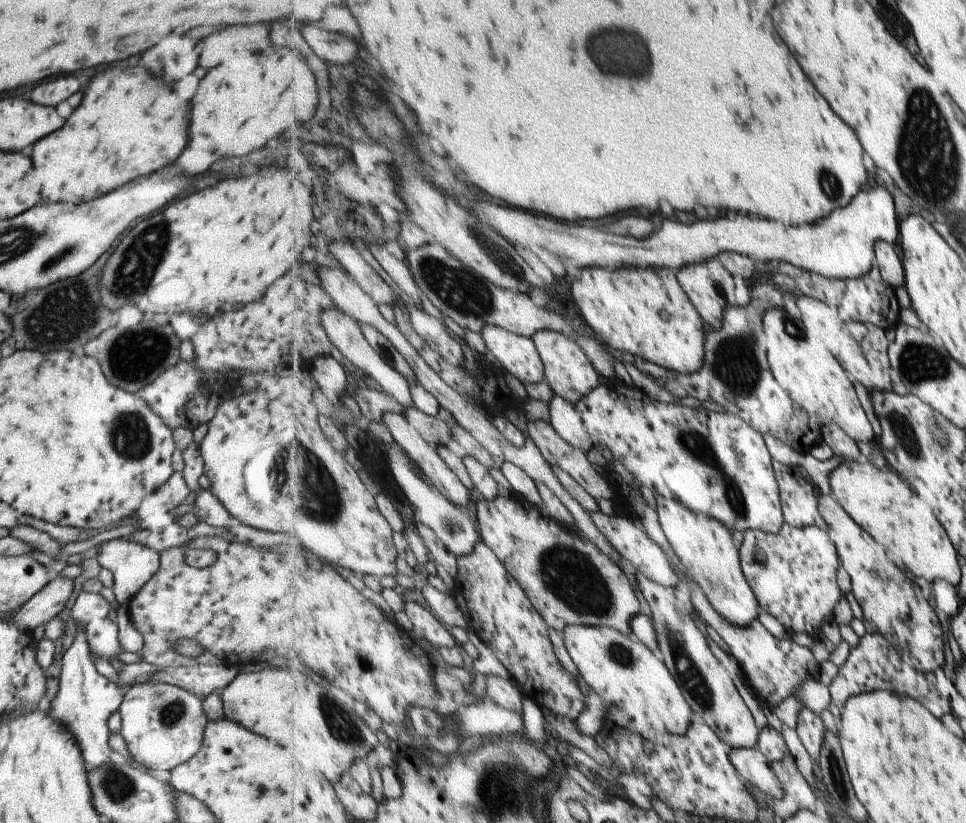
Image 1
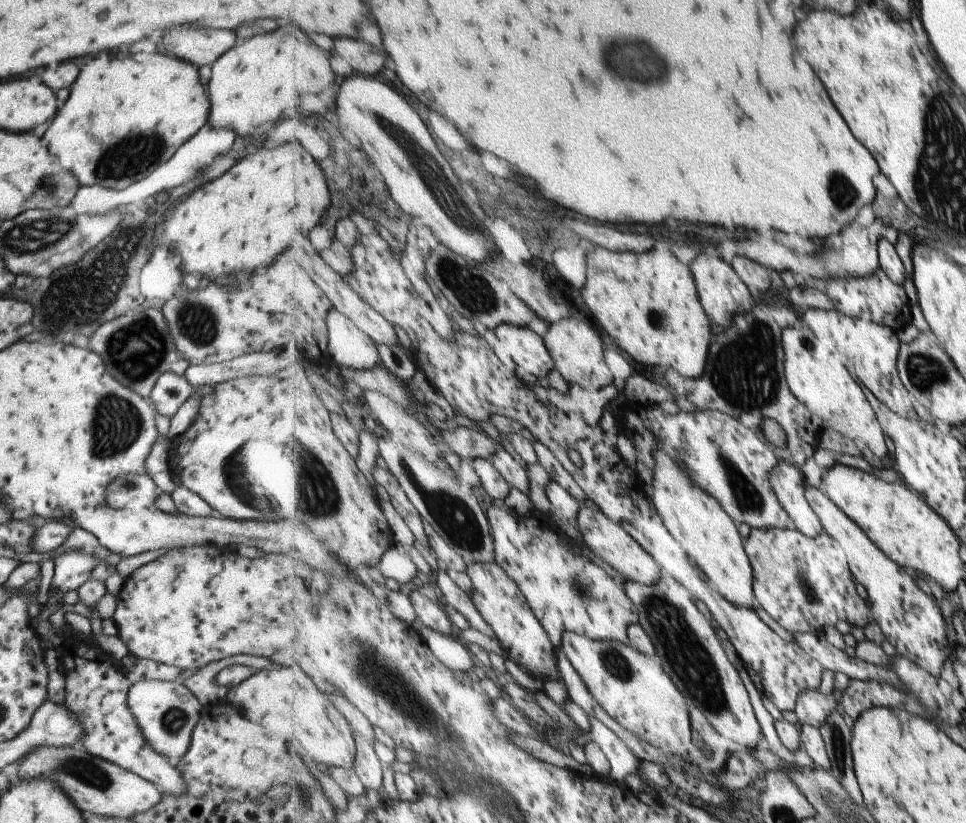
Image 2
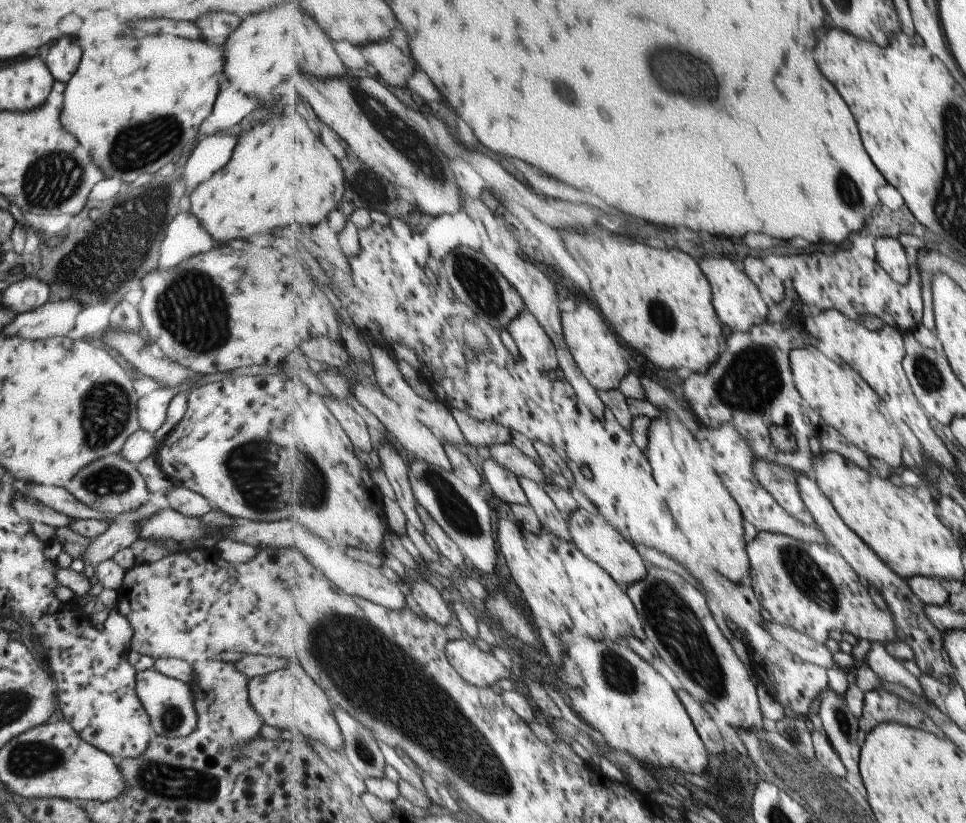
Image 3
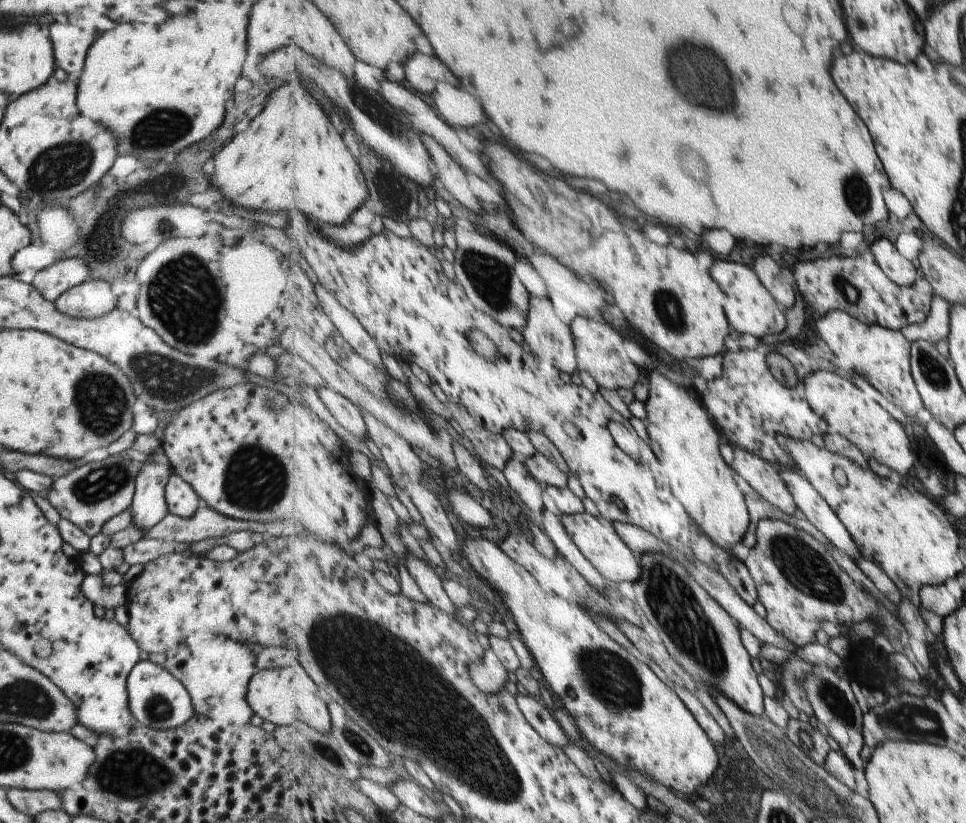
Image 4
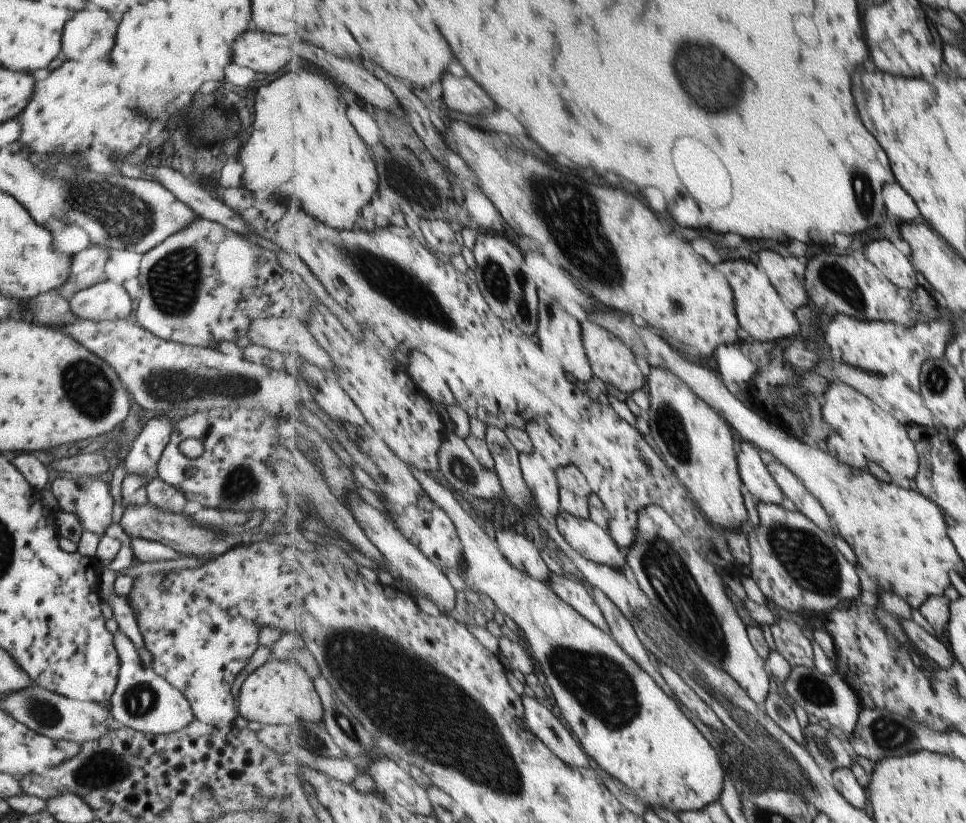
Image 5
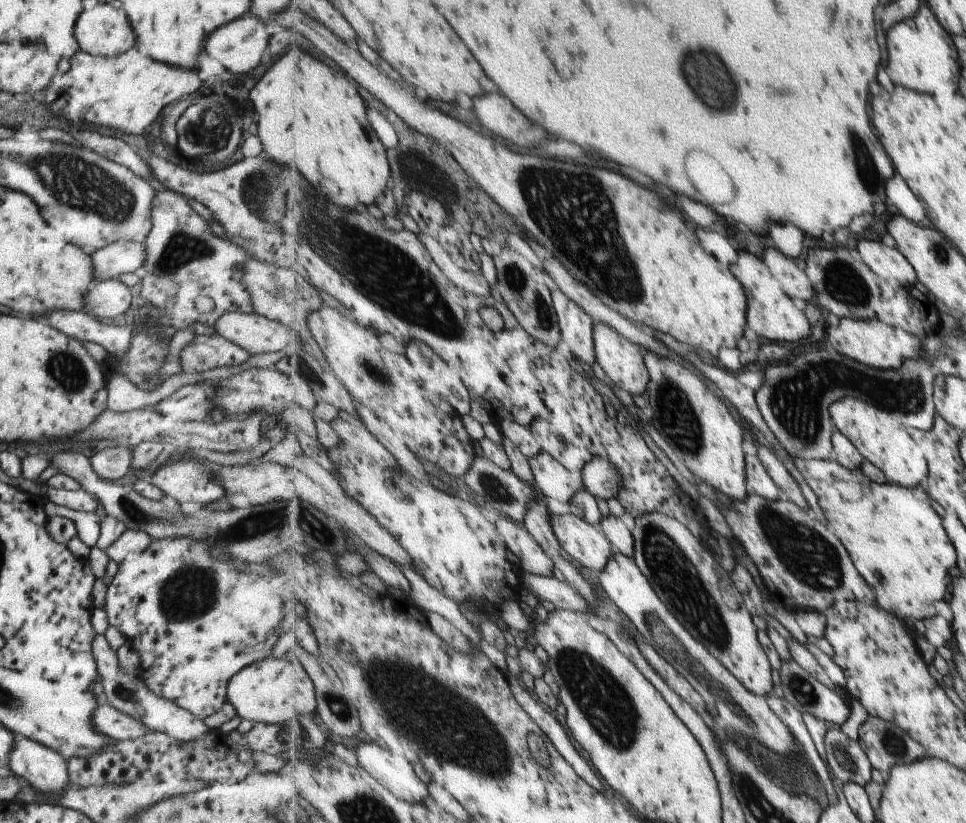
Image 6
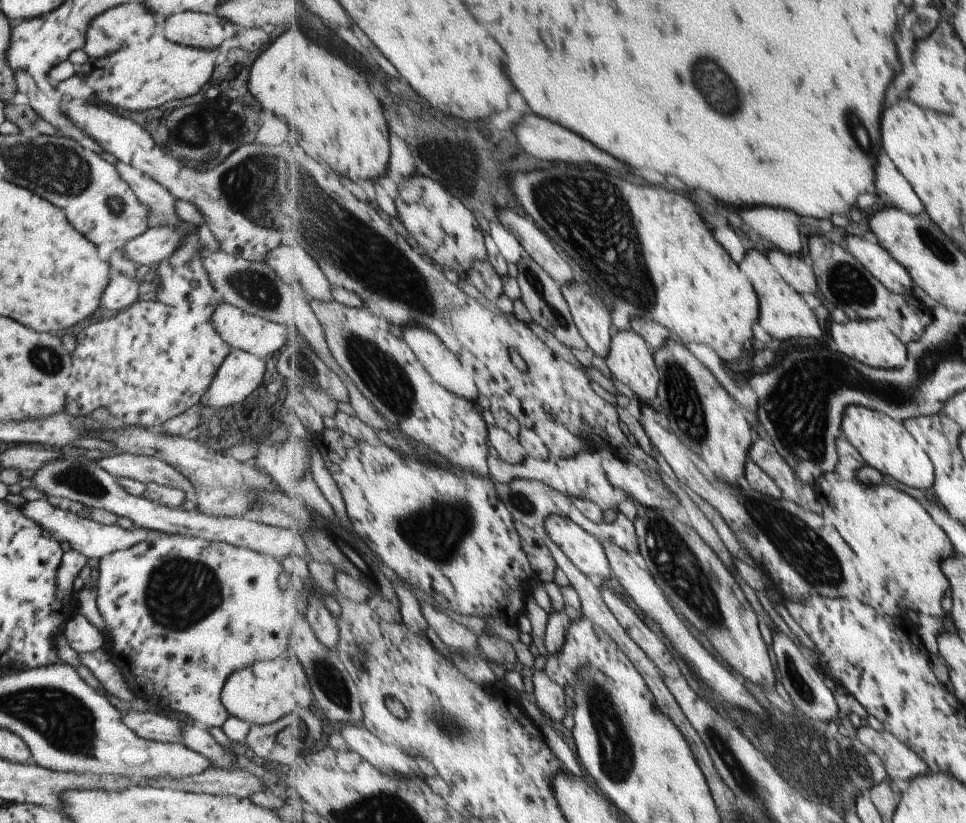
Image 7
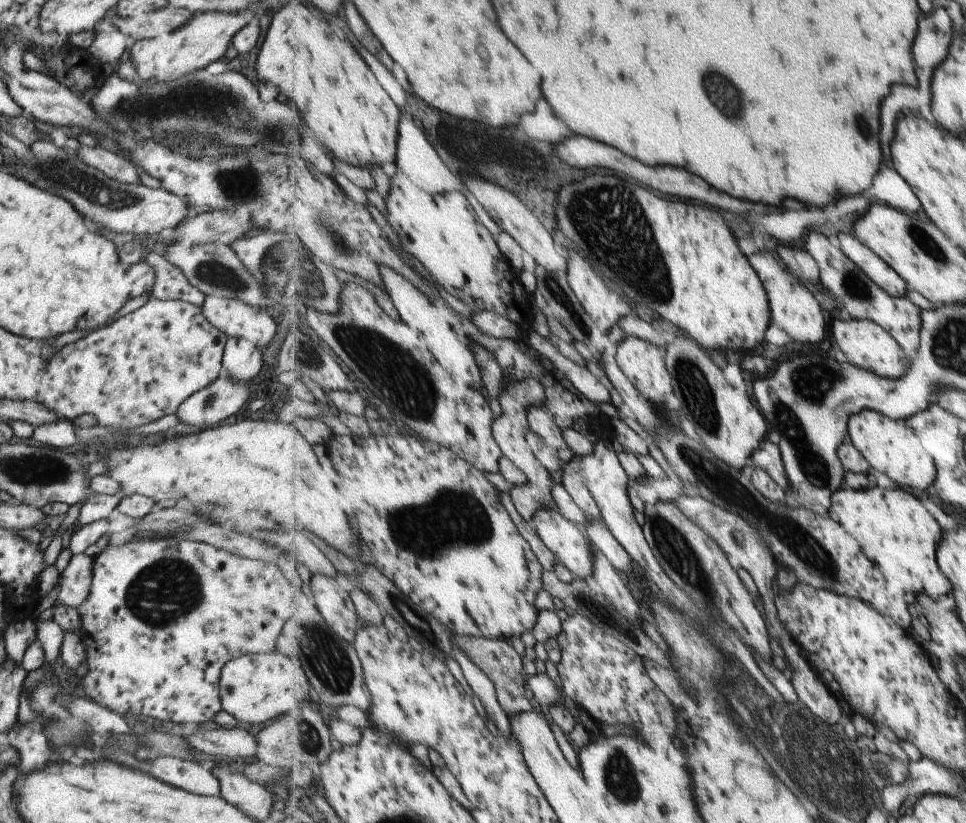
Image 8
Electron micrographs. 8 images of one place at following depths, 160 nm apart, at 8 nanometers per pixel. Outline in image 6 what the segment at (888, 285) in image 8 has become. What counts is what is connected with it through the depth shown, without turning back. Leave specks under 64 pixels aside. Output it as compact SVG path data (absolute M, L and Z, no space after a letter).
M863 239L857 242L857 248L865 264L895 288L899 286L909 288L917 284L916 268L897 247L887 246L877 240Z

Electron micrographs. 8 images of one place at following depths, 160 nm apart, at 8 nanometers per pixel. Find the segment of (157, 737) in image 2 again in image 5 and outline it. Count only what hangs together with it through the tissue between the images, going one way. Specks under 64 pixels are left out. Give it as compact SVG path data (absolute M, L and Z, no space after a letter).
M119 631L113 633L113 646L118 658L116 688L109 700L109 712L115 725L156 735L172 733L187 726L193 719L193 713L185 697L153 669L143 669L136 648Z

